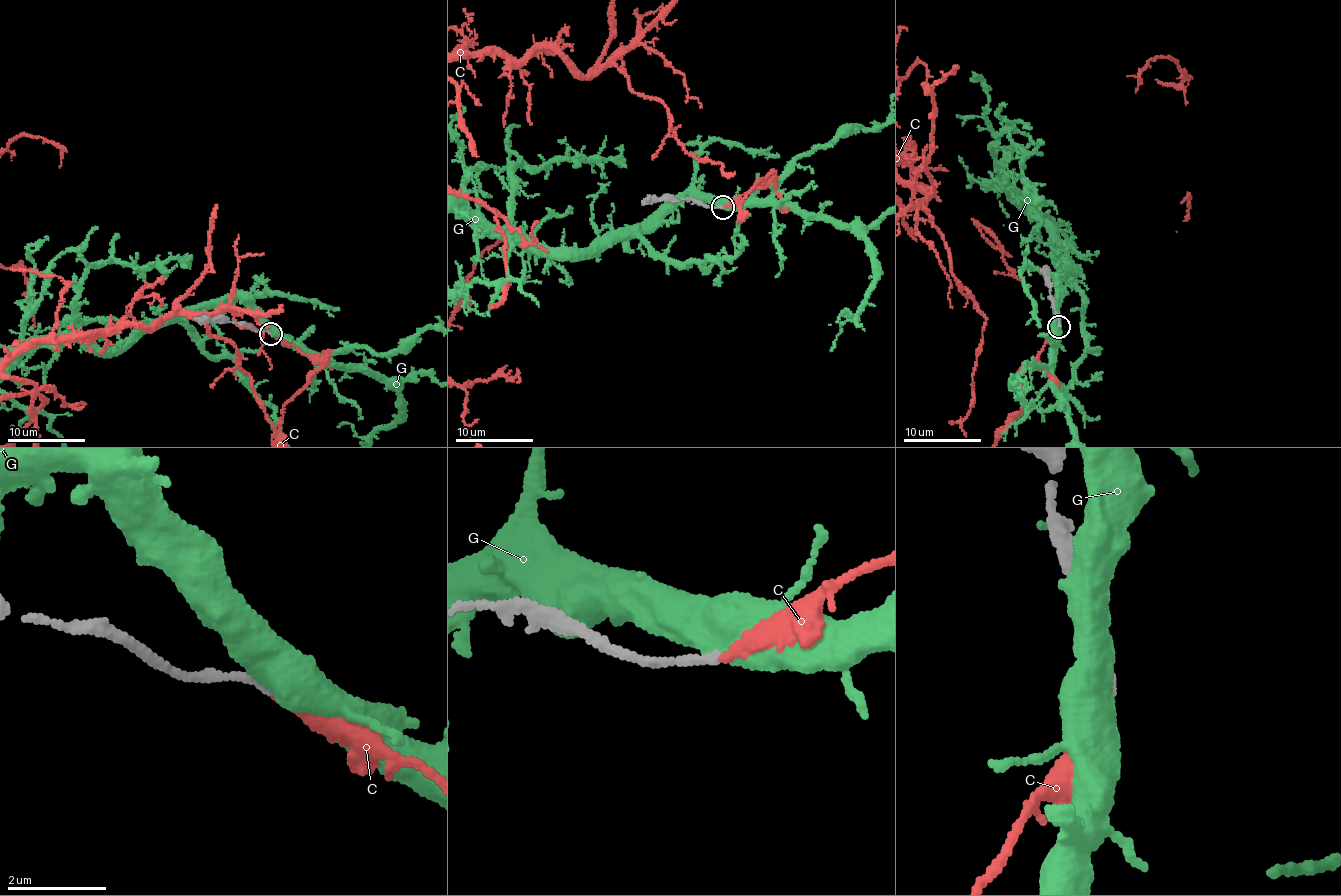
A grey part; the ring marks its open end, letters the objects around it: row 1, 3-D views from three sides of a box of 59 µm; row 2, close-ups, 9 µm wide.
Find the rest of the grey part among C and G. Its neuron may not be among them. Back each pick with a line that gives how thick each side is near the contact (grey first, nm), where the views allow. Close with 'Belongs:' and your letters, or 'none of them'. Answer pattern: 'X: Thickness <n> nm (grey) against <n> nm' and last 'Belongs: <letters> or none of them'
C: Thickness 160 nm (grey) against 180 nm
Belongs: C

